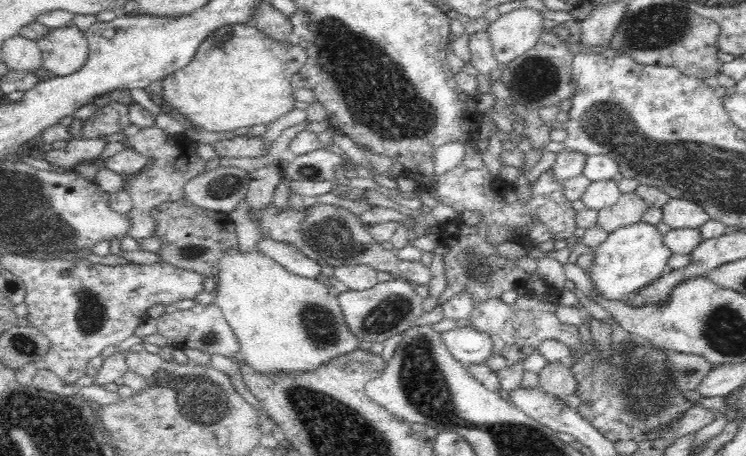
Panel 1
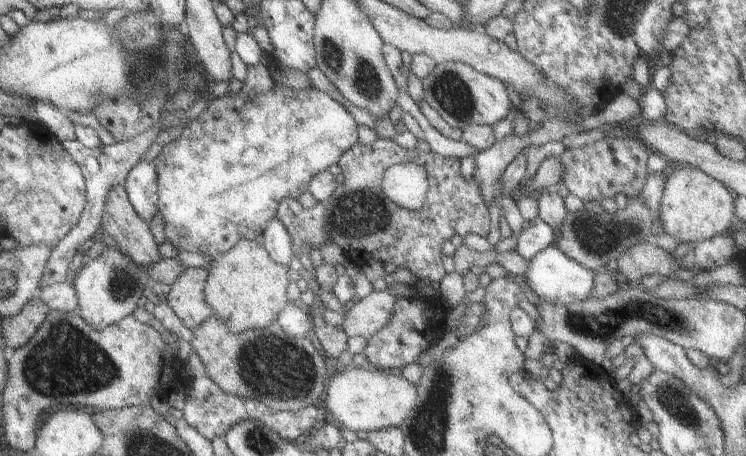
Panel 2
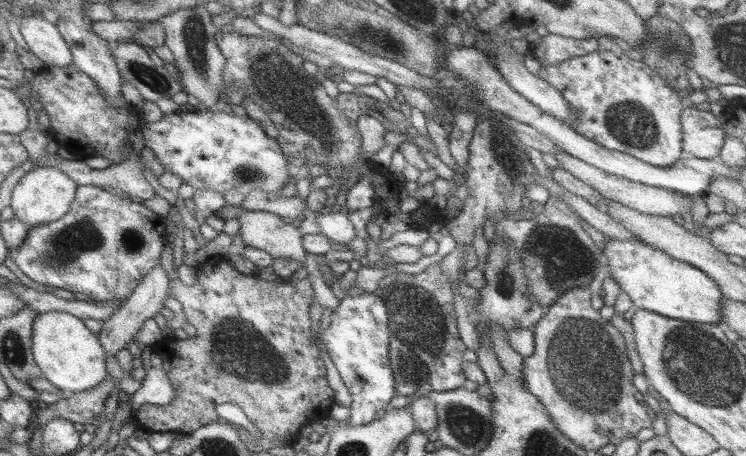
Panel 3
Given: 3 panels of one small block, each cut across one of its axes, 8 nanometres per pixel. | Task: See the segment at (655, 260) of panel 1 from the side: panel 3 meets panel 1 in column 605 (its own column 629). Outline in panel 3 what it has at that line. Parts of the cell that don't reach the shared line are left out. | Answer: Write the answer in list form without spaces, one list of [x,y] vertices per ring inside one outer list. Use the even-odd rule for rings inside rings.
[[[607,239],[607,243],[605,247],[601,249],[603,263],[609,267],[609,276],[617,282],[617,286],[620,288],[620,292],[625,293],[627,298],[633,304],[633,307],[636,309],[641,309],[649,312],[654,312],[655,314],[666,316],[667,318],[671,318],[673,320],[685,320],[685,322],[693,322],[699,324],[719,324],[719,320],[721,320],[721,293],[719,292],[719,287],[713,282],[713,279],[710,279],[704,272],[701,272],[699,268],[695,268],[690,264],[685,264],[679,260],[675,260],[671,258],[671,256],[667,256],[664,252],[657,251],[656,249],[650,248],[648,245],[639,242],[639,240],[635,241],[615,241]]]

